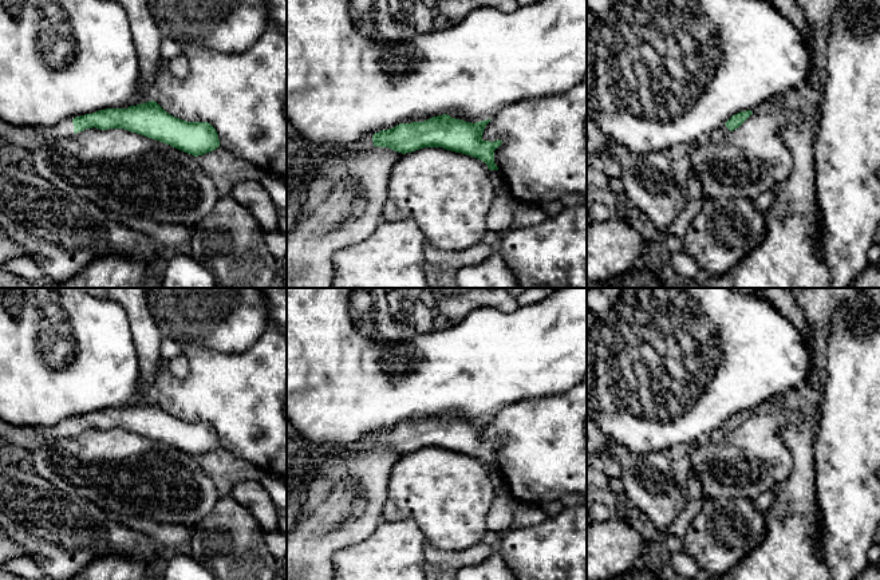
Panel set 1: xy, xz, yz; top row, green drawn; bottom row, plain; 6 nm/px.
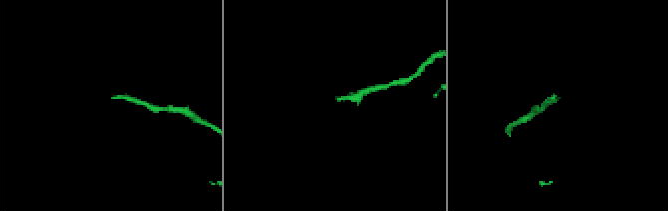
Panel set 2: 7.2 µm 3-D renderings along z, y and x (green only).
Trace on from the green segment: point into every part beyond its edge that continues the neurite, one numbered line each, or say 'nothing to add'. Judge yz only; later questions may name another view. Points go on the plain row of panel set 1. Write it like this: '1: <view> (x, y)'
1: yz (719, 434)

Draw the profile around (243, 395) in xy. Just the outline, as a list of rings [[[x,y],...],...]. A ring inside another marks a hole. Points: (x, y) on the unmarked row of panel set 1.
[[[272,325],[244,352],[224,354],[186,344],[184,354],[189,360],[189,375],[178,379],[162,364],[153,379],[151,399],[175,418],[210,423],[218,434],[221,447],[259,466],[264,473],[287,480],[287,335]]]

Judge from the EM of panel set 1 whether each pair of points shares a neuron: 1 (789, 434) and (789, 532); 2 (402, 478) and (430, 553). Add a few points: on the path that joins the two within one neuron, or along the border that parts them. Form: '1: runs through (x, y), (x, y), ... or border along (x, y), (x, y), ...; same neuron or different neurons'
1: runs through (801, 458), (801, 481), (794, 498), (794, 508); same neuron
2: border along (427, 543), (444, 551), (458, 552); different neurons

